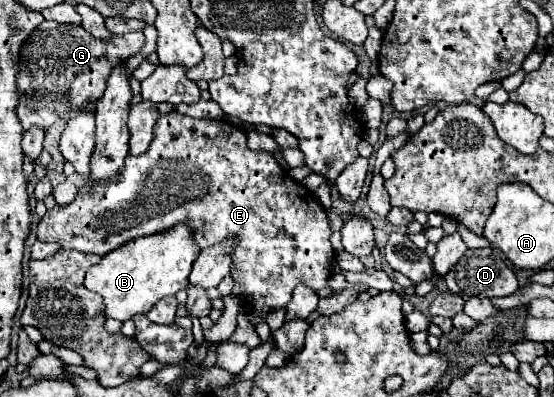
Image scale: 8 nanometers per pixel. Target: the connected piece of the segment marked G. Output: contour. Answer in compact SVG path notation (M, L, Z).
M44 20L20 48L16 86L22 92L16 116L22 128L30 130L30 126L42 126L42 130L48 130L80 104L86 106L102 98L112 70L124 64L126 58L138 54L142 46L142 32L130 32L112 42L98 42L98 38L88 34L82 26Z

